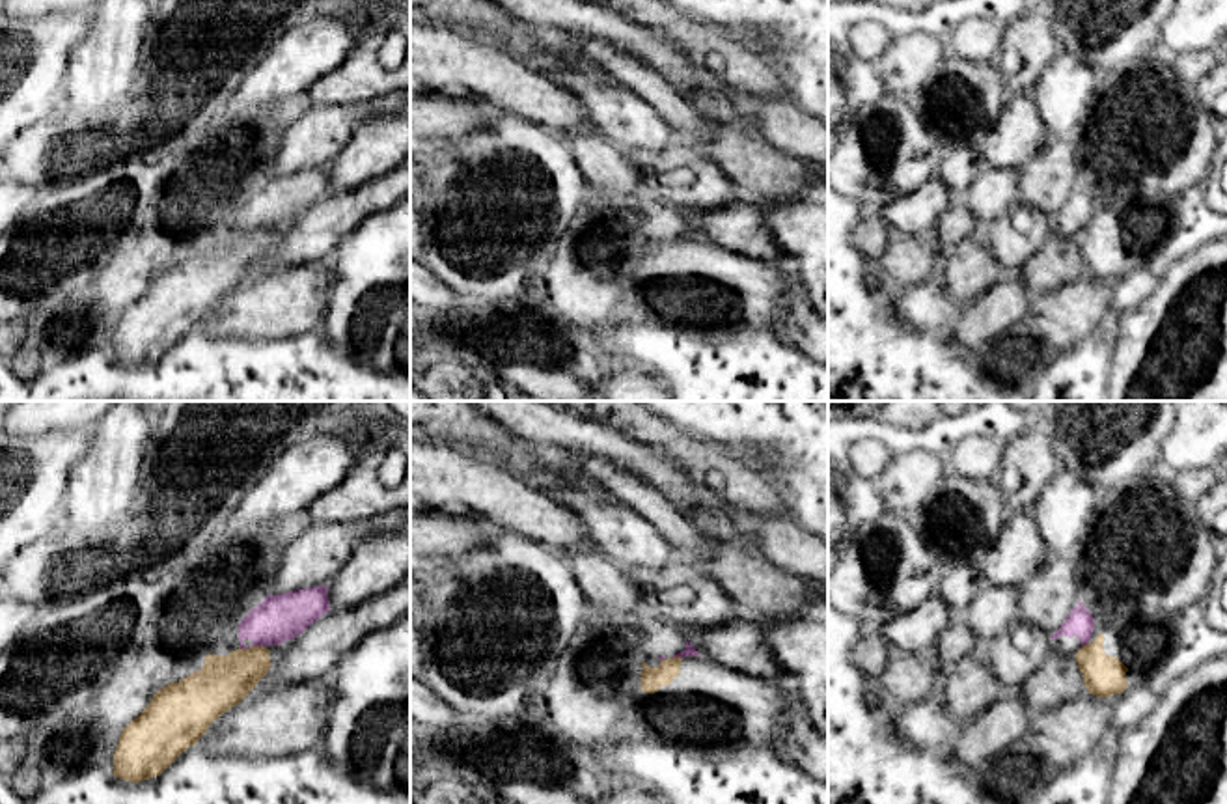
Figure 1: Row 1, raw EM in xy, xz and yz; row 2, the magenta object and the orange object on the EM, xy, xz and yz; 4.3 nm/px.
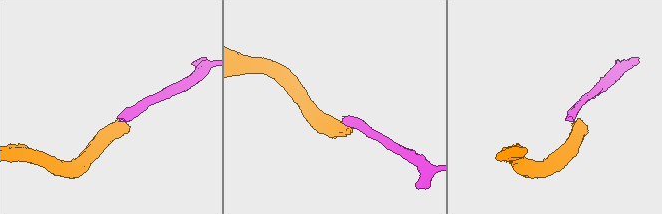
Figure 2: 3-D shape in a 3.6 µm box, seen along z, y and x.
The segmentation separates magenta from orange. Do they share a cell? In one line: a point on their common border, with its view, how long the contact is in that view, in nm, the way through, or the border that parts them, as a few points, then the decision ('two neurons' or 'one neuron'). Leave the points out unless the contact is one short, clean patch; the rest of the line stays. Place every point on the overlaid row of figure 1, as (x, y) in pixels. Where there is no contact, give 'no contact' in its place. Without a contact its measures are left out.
xy (250, 648) | 110 nm | along xy (265, 646), (241, 650) | two neurons

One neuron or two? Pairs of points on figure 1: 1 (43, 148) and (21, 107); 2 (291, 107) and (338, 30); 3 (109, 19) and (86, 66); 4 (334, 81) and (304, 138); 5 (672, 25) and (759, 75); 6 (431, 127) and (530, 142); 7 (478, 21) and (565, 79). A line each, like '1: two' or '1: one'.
1: two
2: one
3: one
4: two
5: one
6: two
7: one

